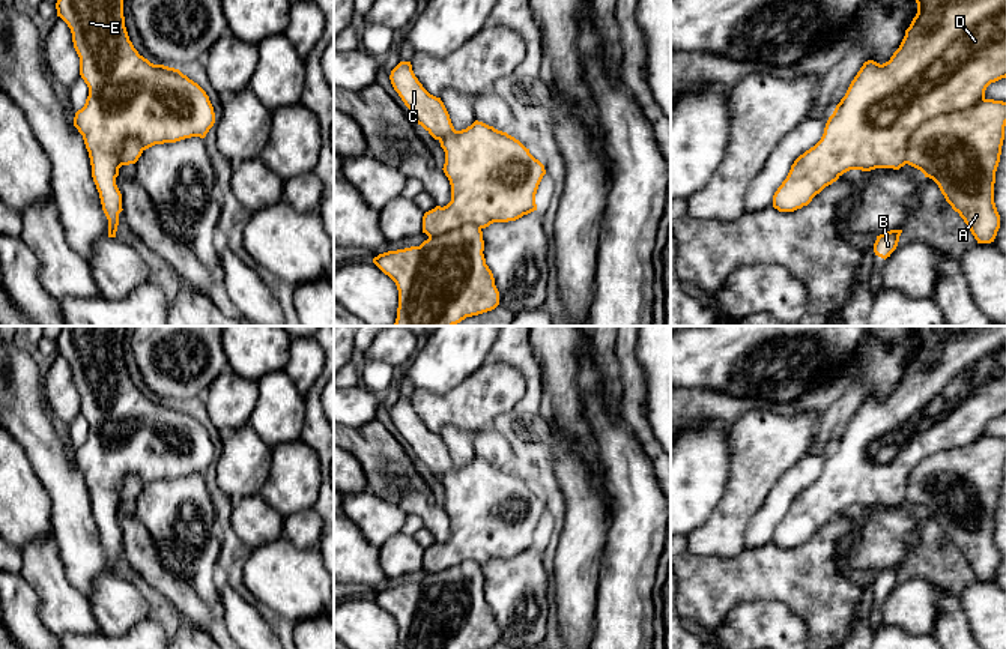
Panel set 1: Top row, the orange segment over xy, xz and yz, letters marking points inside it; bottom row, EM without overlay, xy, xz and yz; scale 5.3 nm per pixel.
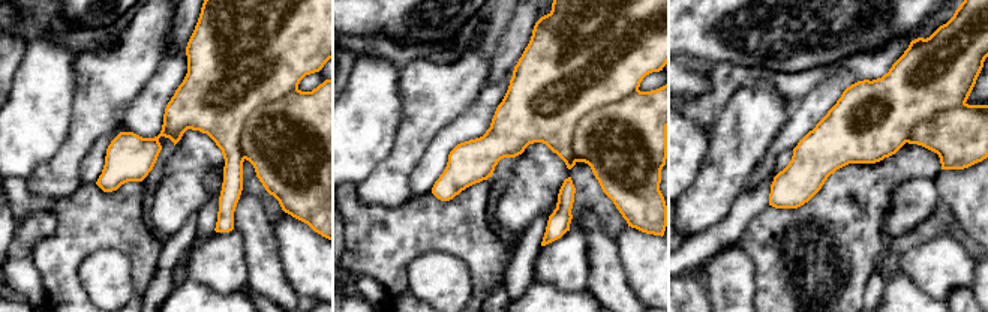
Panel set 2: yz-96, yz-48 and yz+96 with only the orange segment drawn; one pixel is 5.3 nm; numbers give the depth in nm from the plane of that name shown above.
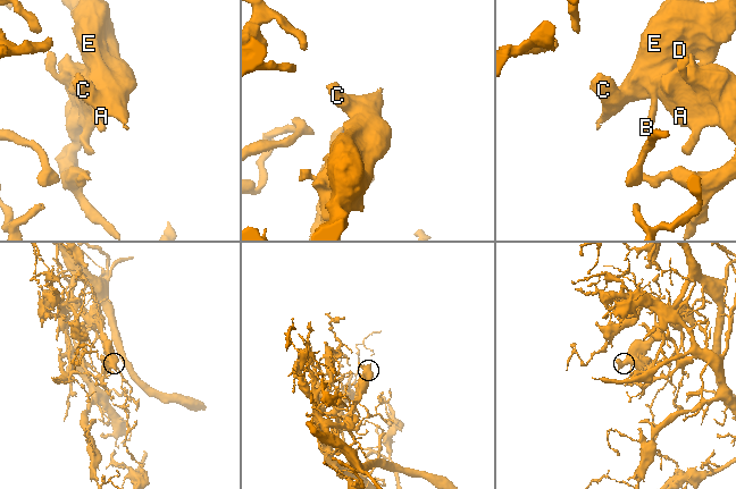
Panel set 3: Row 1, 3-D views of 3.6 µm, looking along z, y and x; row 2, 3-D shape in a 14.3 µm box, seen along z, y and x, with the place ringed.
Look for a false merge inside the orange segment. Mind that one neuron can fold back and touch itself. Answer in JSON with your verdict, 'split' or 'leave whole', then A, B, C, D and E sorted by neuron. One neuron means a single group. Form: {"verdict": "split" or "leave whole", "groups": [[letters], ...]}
{"verdict": "split", "groups": [["A"], ["B", "C", "D", "E"]]}

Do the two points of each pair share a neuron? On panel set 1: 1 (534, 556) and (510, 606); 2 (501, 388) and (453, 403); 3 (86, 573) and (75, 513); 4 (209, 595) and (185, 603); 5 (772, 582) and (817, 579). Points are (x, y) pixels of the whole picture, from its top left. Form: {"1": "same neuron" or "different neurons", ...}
{"1": "same neuron", "2": "same neuron", "3": "same neuron", "4": "different neurons", "5": "same neuron"}

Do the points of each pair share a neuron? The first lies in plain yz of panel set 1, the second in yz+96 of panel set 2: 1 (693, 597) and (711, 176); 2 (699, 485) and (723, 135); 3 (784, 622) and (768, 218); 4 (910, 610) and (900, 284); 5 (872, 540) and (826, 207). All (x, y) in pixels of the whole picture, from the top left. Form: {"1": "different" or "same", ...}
{"1": "different", "2": "different", "3": "different", "4": "different", "5": "different"}

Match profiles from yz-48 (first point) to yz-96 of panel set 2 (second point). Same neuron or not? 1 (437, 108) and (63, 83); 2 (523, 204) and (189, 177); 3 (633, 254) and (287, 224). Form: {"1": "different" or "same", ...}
{"1": "different", "2": "same", "3": "same"}

